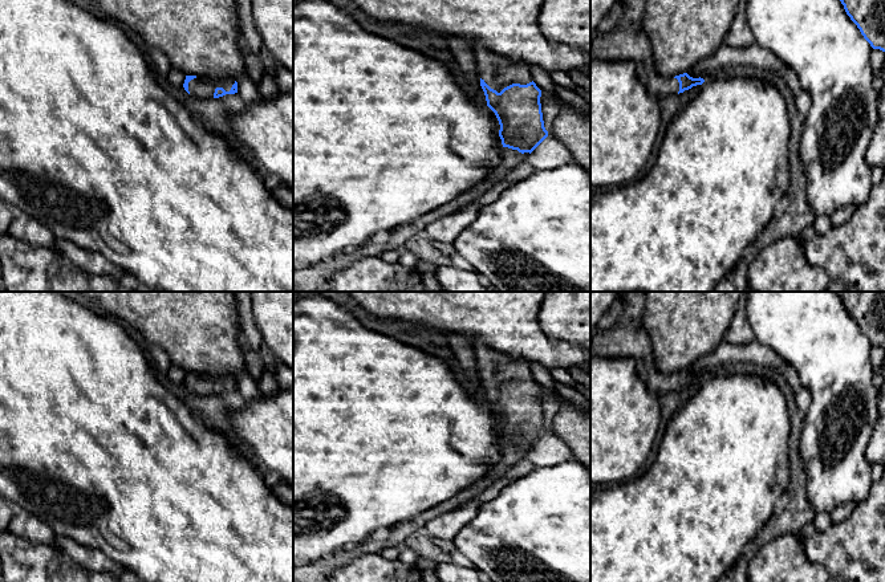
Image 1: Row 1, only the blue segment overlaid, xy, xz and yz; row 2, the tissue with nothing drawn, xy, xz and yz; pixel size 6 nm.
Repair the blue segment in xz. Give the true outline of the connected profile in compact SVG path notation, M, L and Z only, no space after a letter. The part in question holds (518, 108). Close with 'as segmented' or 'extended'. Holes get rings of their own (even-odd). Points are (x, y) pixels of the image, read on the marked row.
M478 42L471 50L487 106L500 125L503 147L531 154L548 137L548 131L541 113L541 90L533 82L529 68Z | extended

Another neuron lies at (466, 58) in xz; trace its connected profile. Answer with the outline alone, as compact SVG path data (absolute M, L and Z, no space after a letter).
M464 49L455 53L455 60L460 65L464 77L466 77L466 87L479 87L480 86L480 78L478 74L478 64L475 60L475 54L471 49Z

